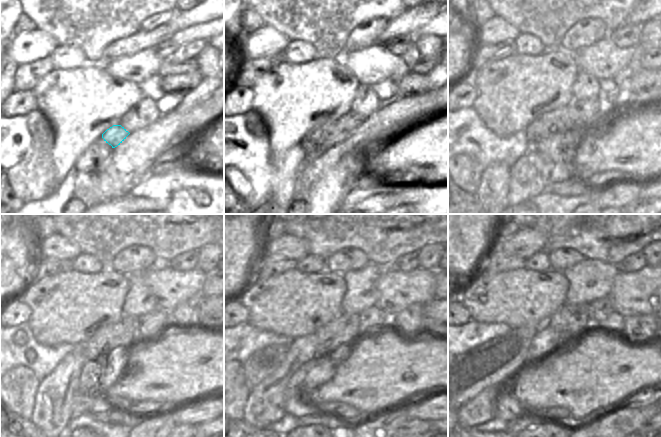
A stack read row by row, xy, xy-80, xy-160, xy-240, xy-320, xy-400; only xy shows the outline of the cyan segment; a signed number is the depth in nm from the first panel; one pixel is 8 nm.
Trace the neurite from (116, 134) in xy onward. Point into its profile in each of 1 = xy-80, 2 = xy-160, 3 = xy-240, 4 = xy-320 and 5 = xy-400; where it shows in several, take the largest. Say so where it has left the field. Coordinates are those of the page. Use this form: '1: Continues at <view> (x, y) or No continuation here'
1: Continues at xy-80 (348, 123)
2: Continues at xy-160 (587, 108)
3: Continues at xy-240 (153, 323)
4: Continues at xy-320 (372, 319)
5: Continues at xy-400 (600, 309).

